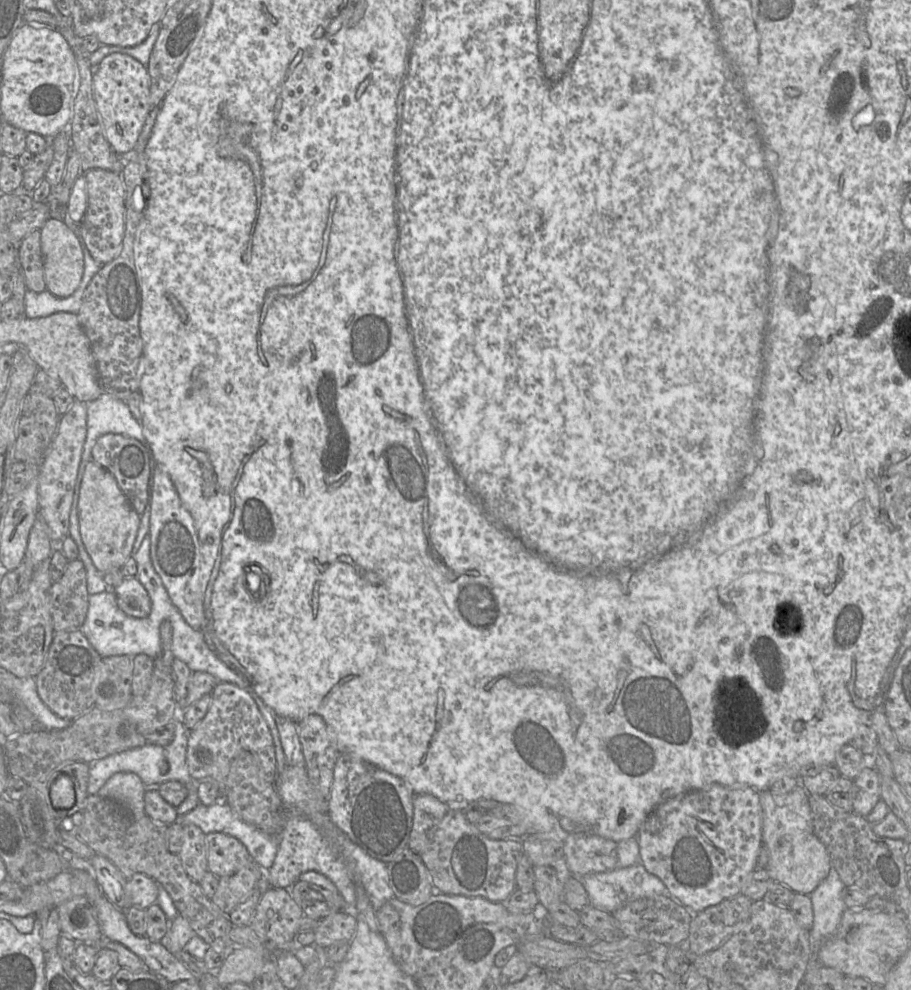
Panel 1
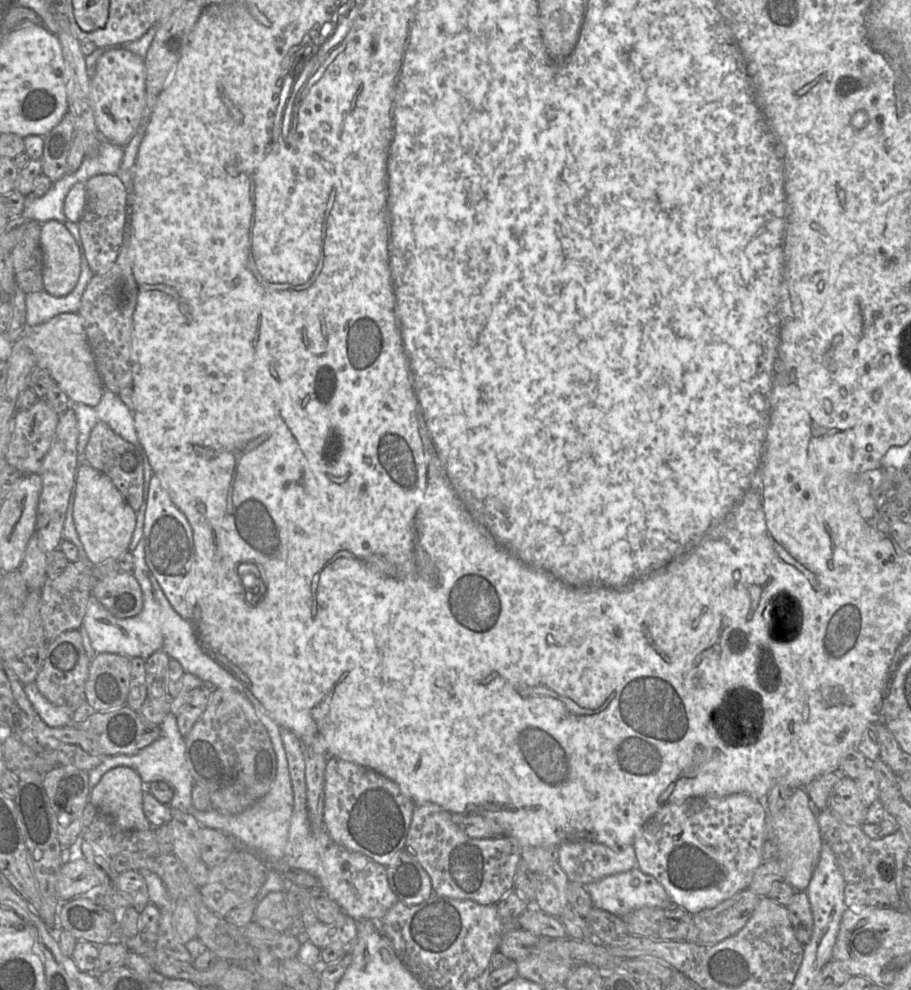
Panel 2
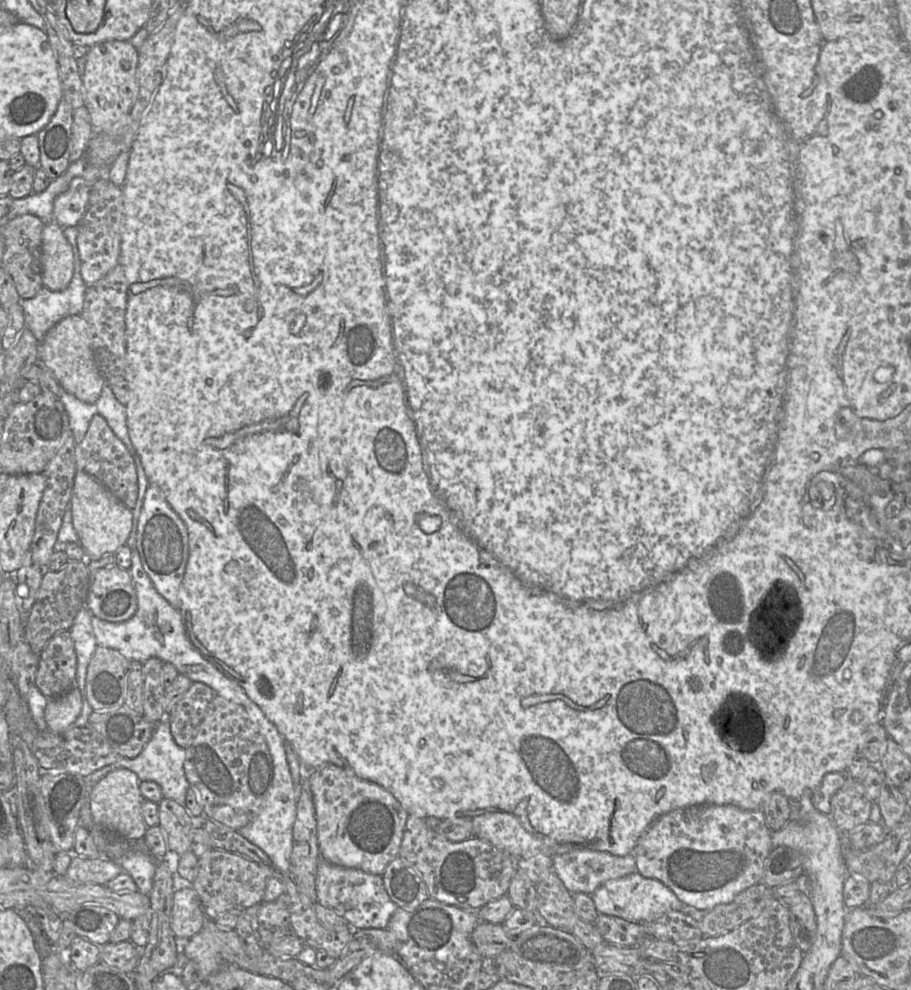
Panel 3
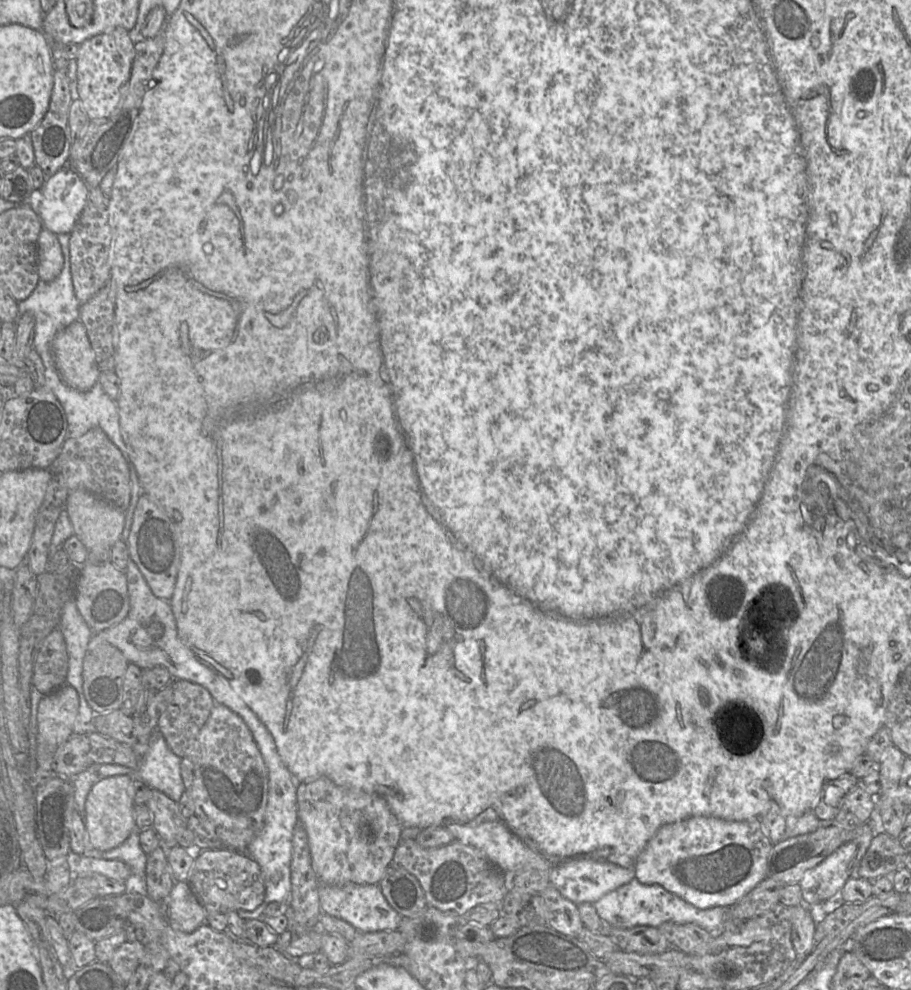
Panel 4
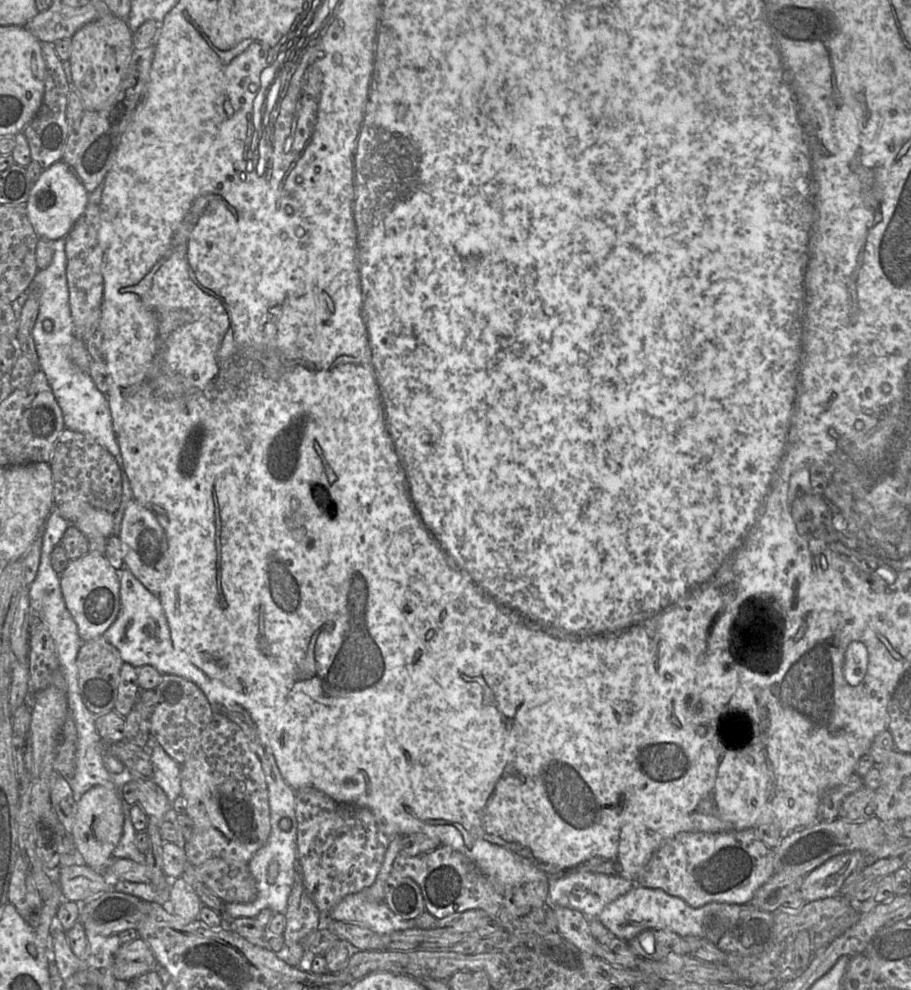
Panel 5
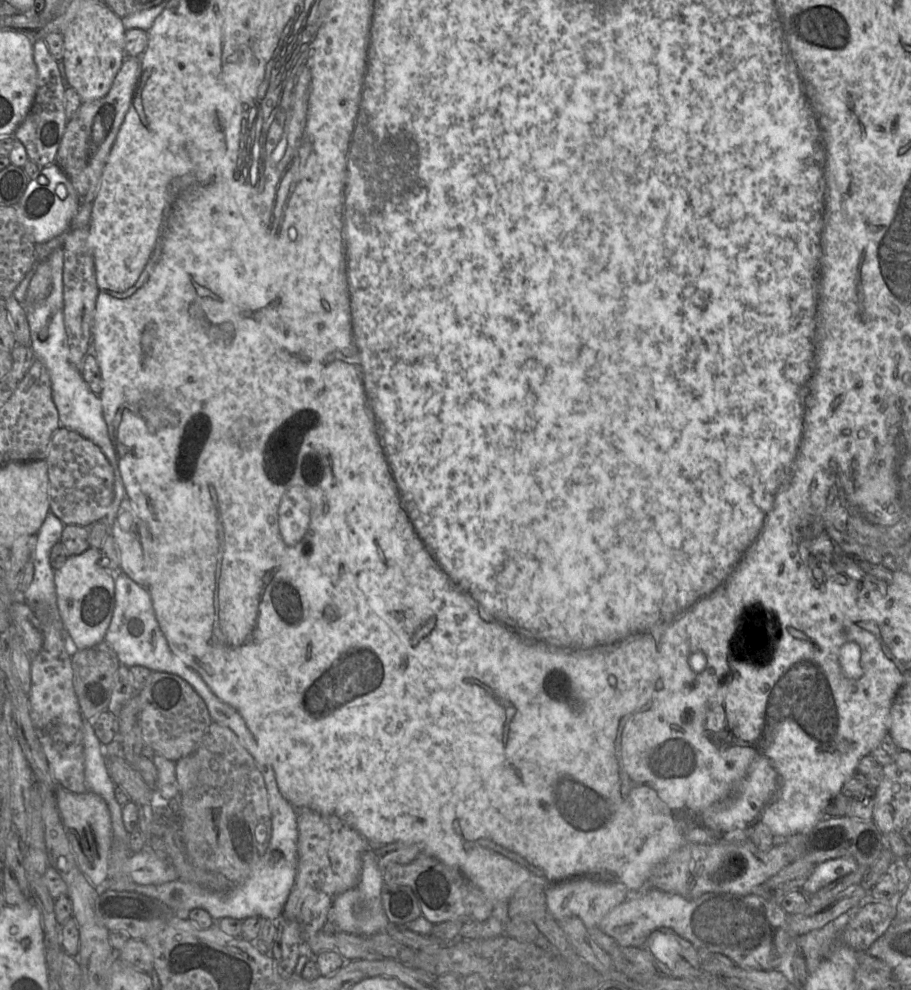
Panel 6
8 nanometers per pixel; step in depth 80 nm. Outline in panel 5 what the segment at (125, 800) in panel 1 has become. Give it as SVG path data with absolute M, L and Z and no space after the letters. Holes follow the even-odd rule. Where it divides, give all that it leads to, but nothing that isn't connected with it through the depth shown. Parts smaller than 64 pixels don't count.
M96 785L76 802L71 835L87 866L97 872L105 872L112 861L112 851L121 839L124 819L124 802L116 789Z

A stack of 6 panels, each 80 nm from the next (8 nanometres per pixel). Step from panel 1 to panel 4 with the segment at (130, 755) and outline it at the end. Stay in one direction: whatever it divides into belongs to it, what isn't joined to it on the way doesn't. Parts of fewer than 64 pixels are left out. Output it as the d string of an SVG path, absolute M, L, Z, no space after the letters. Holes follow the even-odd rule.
M156 730L147 747L142 751L138 768L132 769L118 764L101 764L97 773L101 778L114 775L129 775L145 782L175 802L179 802L185 791L181 774L182 758L169 748L165 738Z

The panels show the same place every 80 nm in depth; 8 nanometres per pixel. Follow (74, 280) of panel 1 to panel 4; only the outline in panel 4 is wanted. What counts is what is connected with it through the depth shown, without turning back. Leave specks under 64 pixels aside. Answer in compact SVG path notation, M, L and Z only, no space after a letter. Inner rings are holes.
M43 228L38 238L39 277L40 280L51 282L61 273L64 256L55 233Z

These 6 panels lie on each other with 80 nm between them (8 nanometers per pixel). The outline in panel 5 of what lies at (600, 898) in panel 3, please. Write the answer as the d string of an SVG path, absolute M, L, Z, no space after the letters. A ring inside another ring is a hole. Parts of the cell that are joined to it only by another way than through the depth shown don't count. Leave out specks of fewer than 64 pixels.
M635 884L626 894L612 901L601 911L599 921L609 929L615 937L628 941L645 929L664 929L677 933L681 937L695 936L706 938L727 954L756 955L764 951L764 945L771 937L774 919L771 912L746 904L729 904L710 902L701 907L692 907L683 899L665 893L661 889L648 888Z

